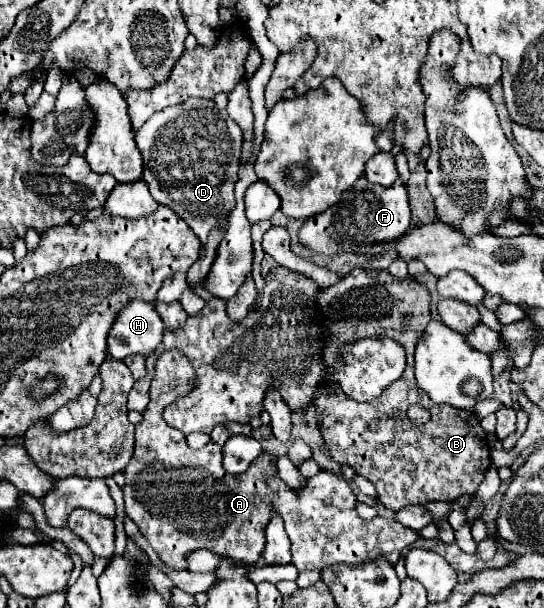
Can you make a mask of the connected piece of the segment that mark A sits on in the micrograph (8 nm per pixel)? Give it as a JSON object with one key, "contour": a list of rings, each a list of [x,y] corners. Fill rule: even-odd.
{"contour":[[[167,350],[159,356],[155,364],[155,376],[151,380],[151,402],[147,410],[143,412],[143,422],[135,426],[135,454],[131,462],[125,468],[125,486],[123,486],[123,498],[125,498],[125,514],[139,526],[141,534],[149,540],[161,562],[173,570],[187,570],[187,554],[199,548],[207,548],[215,554],[227,556],[235,562],[243,564],[255,564],[265,548],[265,528],[271,520],[271,514],[279,514],[285,522],[287,536],[291,540],[293,550],[293,566],[303,570],[323,570],[331,564],[351,564],[357,566],[367,560],[375,558],[387,558],[393,566],[397,564],[401,552],[411,546],[419,532],[405,528],[397,520],[387,520],[381,516],[375,516],[373,520],[363,520],[355,512],[357,498],[351,490],[351,484],[335,476],[331,472],[319,472],[313,478],[307,478],[305,486],[299,490],[289,488],[281,478],[277,470],[277,456],[269,452],[261,452],[259,458],[249,466],[243,474],[227,474],[223,470],[223,454],[221,446],[209,442],[201,450],[189,448],[183,432],[167,426],[163,422],[163,410],[169,406],[169,402],[183,398],[183,394],[189,394],[195,386],[195,368],[191,362],[179,354],[179,350]],[[139,446],[143,446],[143,462],[159,462],[159,466],[139,466]]]}

